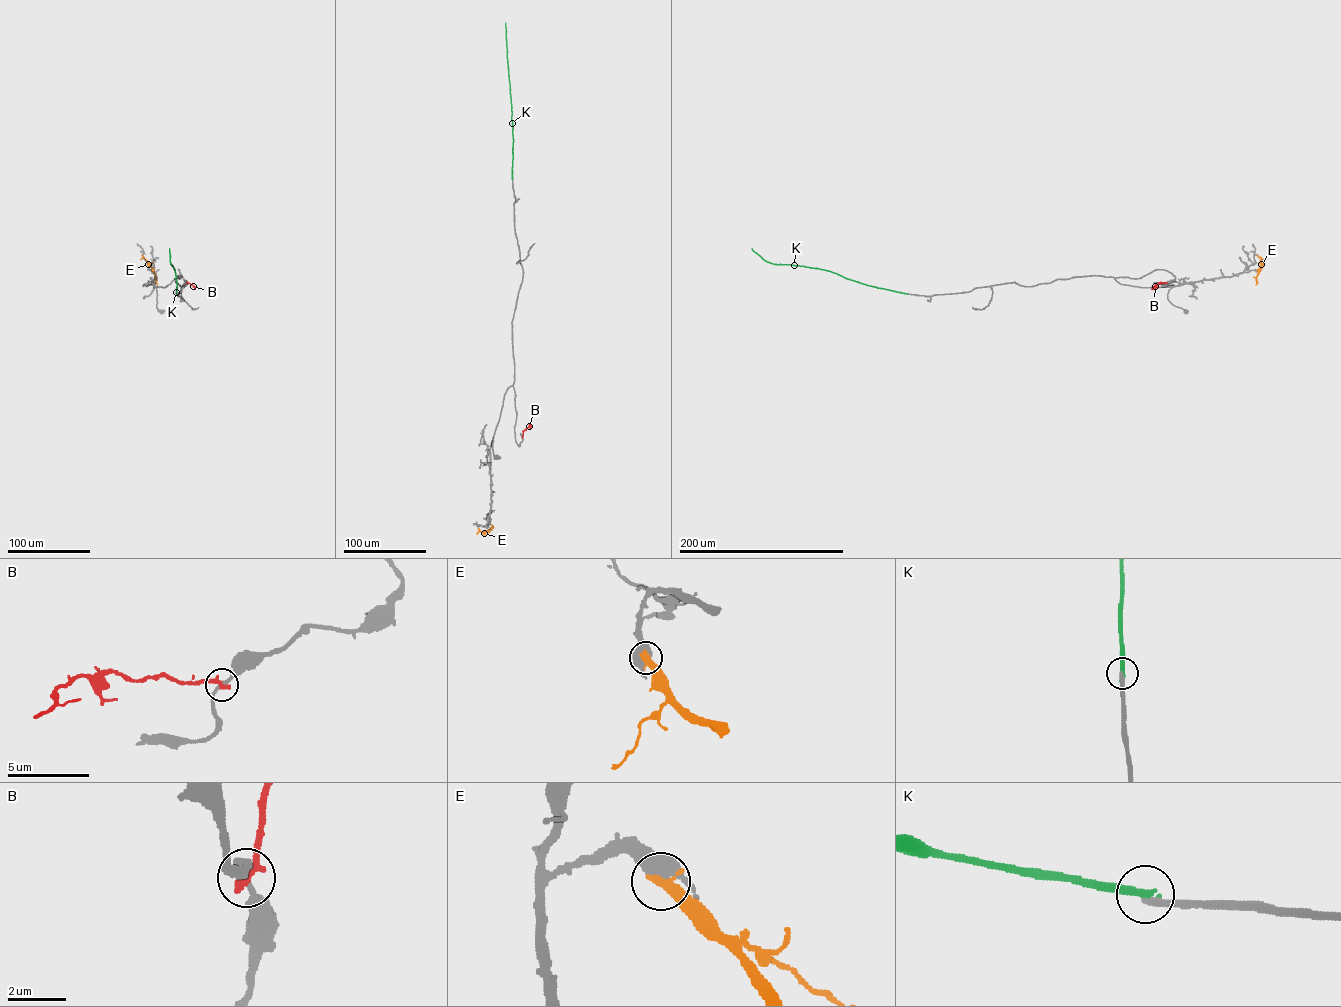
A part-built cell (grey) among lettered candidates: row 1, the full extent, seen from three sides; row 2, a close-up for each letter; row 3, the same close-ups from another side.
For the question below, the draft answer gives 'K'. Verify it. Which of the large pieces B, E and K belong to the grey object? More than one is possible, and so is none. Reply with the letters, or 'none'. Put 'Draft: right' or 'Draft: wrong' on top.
Draft: wrong
none

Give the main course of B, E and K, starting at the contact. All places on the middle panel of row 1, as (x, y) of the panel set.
B: (522, 437), (530, 422)
E: (478, 528), (484, 533), (493, 527)
K: (512, 178), (513, 127), (505, 22)

